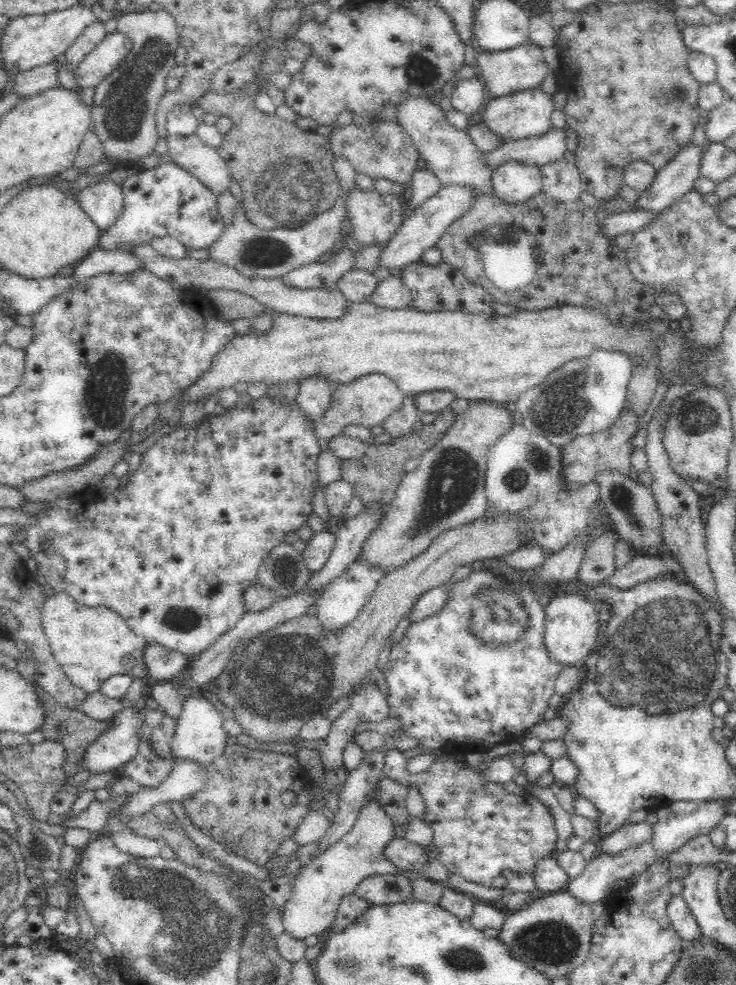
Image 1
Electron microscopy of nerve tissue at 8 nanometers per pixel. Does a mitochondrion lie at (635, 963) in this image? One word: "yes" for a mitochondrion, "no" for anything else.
no

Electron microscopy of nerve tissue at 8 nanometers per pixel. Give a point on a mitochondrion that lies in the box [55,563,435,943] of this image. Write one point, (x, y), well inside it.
(284, 676)

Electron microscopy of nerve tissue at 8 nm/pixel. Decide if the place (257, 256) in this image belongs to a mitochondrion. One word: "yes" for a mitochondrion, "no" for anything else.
yes

